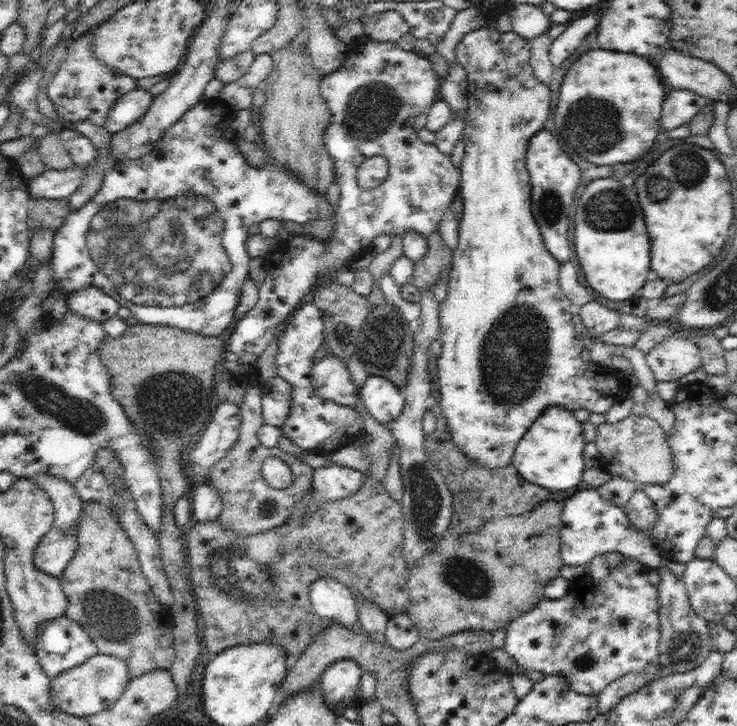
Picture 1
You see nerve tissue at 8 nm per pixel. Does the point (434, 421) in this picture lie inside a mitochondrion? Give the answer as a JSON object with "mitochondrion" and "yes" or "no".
{"mitochondrion":"no"}

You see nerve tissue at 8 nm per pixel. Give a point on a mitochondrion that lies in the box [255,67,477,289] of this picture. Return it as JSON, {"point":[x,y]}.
{"point":[370,110]}

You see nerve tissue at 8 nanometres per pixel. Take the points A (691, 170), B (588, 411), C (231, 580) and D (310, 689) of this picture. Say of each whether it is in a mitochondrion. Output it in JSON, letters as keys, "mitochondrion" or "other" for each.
{"A":"mitochondrion","B":"other","C":"mitochondrion","D":"other"}

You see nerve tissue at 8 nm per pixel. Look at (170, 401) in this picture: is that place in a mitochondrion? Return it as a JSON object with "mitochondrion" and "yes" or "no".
{"mitochondrion":"yes"}

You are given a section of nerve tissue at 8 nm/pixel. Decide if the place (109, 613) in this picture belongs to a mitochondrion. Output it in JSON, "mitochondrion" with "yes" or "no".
{"mitochondrion":"yes"}

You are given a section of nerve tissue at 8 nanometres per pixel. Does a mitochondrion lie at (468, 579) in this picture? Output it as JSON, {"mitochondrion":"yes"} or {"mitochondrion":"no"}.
{"mitochondrion":"yes"}

